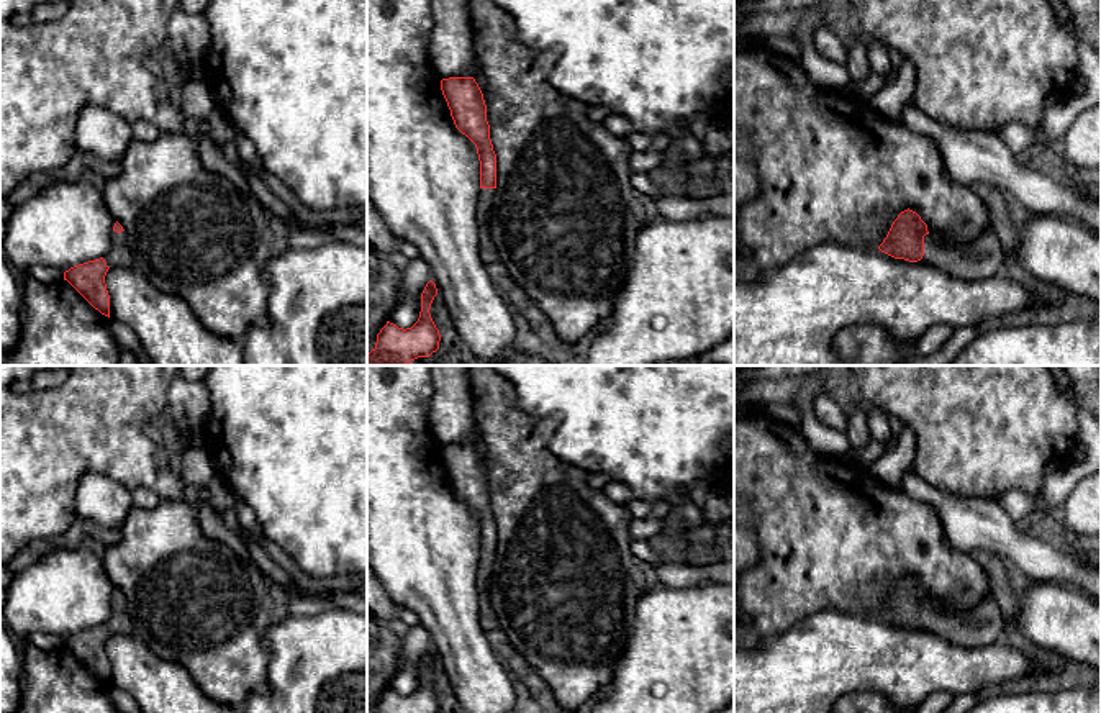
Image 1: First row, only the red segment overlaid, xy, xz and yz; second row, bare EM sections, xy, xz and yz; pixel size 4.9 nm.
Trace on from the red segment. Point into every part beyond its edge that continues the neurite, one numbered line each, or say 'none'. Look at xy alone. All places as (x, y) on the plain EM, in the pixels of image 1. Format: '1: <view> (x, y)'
1: xy (120, 622)

